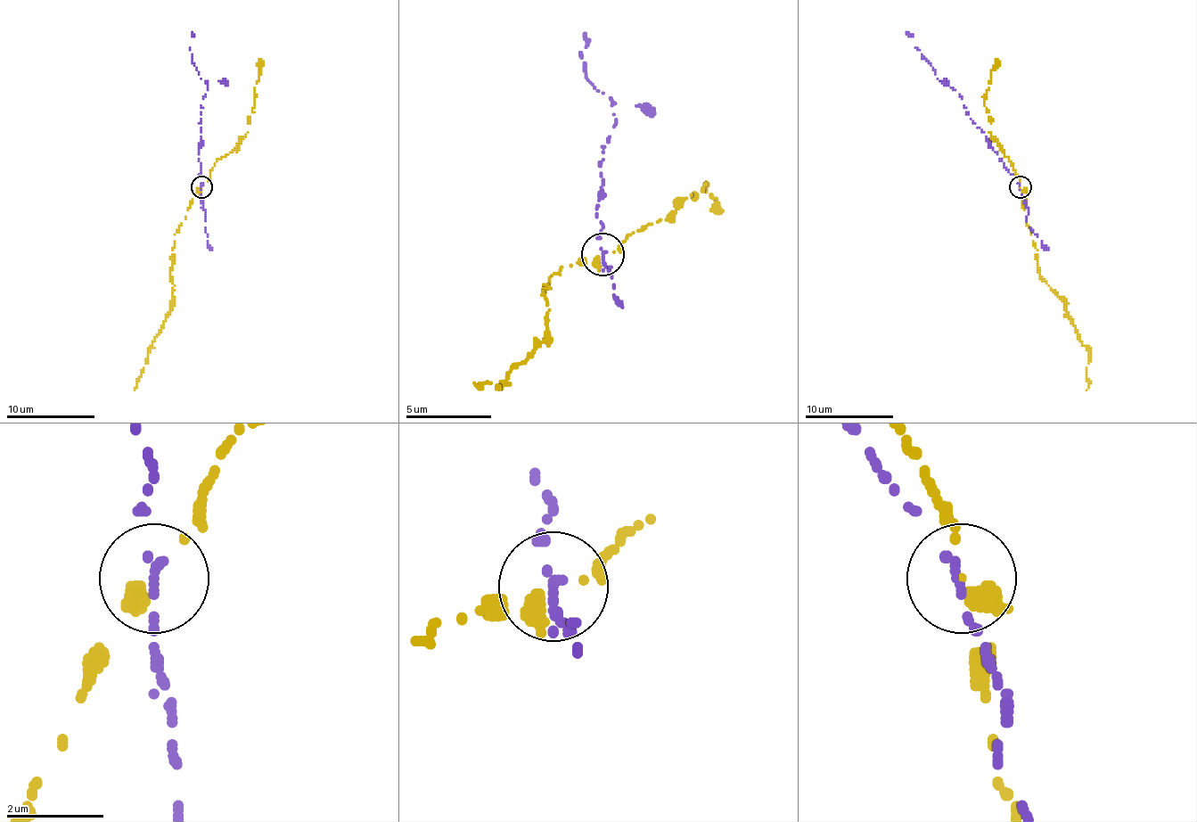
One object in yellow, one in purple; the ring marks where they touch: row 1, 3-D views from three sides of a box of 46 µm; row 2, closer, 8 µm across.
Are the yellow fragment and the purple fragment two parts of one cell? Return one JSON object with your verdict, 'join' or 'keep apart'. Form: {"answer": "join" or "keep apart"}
{"answer": "keep apart"}

